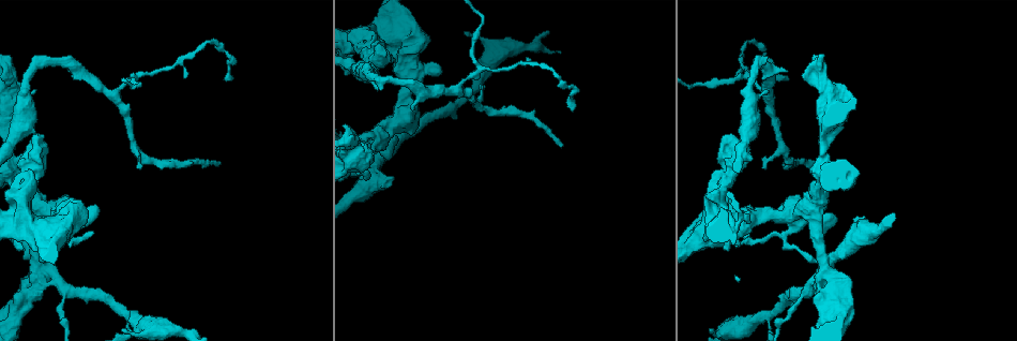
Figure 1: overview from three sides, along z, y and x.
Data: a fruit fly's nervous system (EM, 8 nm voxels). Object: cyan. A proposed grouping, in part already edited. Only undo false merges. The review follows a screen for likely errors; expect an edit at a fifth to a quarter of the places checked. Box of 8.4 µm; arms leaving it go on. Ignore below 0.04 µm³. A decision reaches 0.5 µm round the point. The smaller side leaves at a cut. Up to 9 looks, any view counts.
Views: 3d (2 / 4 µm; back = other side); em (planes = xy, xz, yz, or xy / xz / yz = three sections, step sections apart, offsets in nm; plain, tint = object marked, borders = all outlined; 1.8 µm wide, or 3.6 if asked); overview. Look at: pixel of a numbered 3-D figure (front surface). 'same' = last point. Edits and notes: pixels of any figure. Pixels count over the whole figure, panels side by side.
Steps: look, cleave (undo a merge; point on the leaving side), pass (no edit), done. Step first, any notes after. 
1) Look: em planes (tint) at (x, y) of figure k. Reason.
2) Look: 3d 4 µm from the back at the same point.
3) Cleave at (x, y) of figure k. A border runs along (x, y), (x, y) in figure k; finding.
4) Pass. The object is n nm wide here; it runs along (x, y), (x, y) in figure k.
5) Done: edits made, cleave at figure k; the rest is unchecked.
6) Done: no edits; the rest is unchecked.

Look: em planes (tint) at (12, 167) of figure 1. Three arms meet.

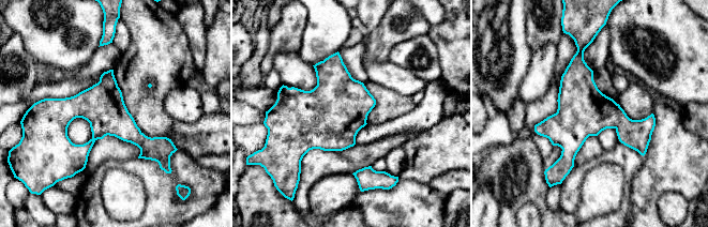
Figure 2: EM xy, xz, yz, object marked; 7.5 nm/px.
Pass. It runs along (47, 107), (102, 107), (144, 142), (168, 141) in figure 2; all the same neuron.

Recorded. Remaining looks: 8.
Look: em planes (borders) at (824, 270) of figure 1. Four or more arms meet.

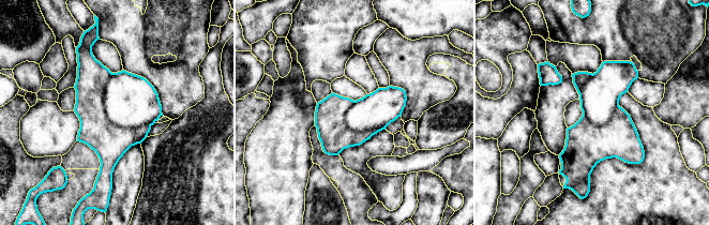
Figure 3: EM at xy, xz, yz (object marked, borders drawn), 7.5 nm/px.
Cleave at (131, 101) of figure 3. Two neurons meet here.

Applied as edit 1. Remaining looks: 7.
Look: overview. Redraw.

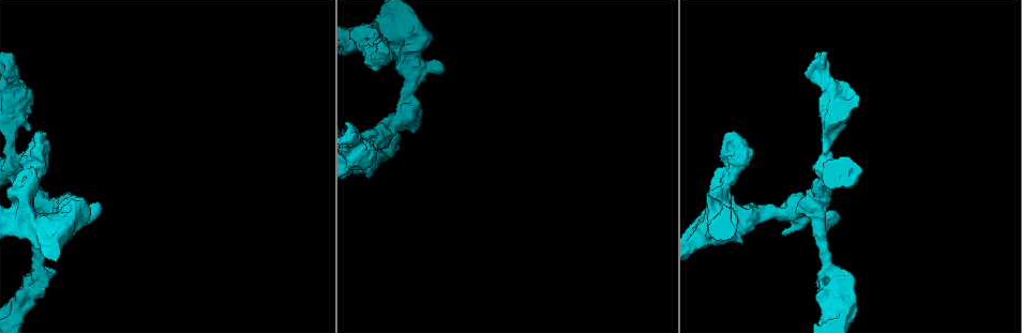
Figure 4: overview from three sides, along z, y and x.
Look: em 3.6 µm xz step 8 (tint) at (34, 222) of figure 4. Thick turns thin.

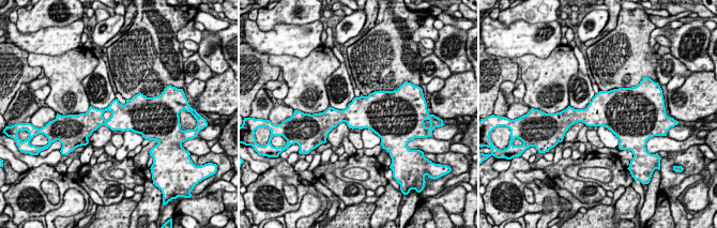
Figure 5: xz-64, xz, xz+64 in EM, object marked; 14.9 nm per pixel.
Pass. All the same neuron.

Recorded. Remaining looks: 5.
Done: edits made, cleave at figure 3; the rest is unchecked.

